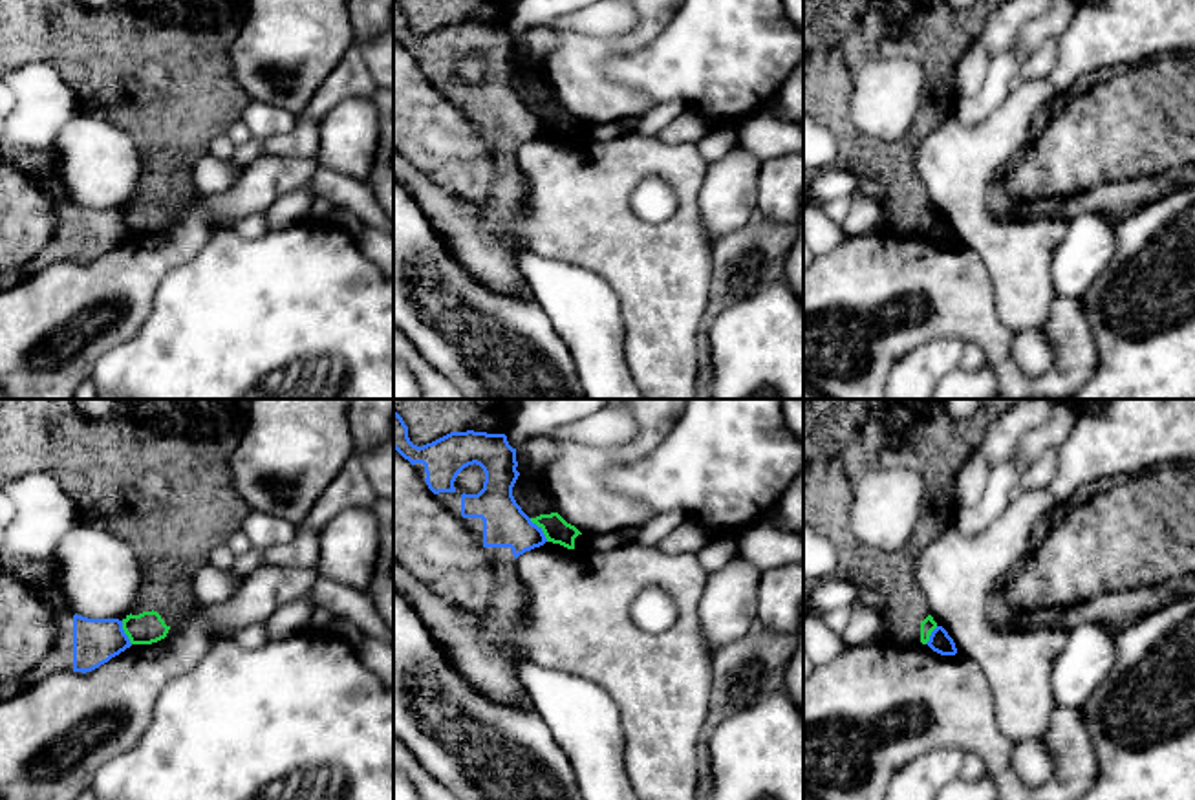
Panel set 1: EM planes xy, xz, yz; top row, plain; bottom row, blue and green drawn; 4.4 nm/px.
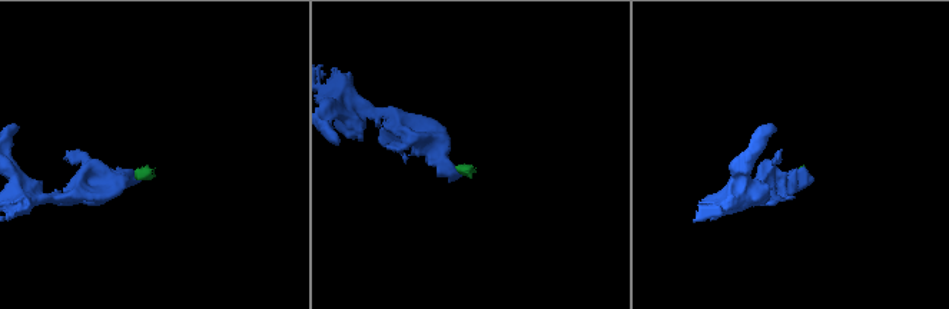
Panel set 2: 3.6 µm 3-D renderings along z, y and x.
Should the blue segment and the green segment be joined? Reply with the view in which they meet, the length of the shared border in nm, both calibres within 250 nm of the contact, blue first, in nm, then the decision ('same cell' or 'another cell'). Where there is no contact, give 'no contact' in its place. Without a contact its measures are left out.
contact in xz; length 130 nm; calibres 190 and 110 nm; another cell

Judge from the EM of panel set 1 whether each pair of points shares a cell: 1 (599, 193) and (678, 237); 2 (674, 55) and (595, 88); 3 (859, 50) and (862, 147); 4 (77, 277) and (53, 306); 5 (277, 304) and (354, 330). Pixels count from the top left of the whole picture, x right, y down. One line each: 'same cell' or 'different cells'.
1: same cell
2: different cells
3: same cell
4: same cell
5: same cell

